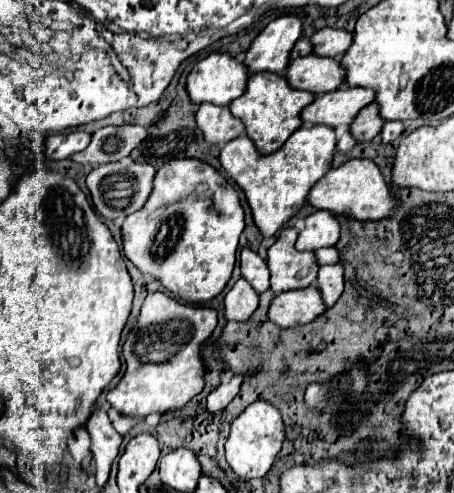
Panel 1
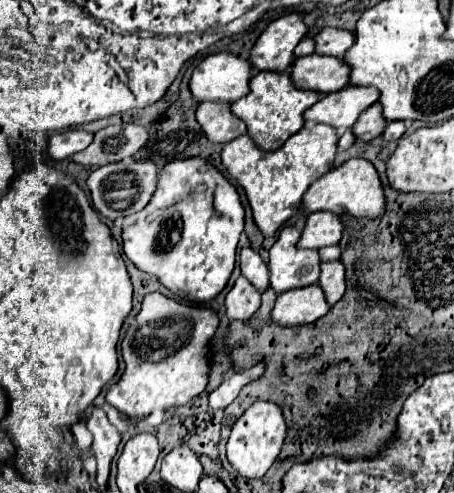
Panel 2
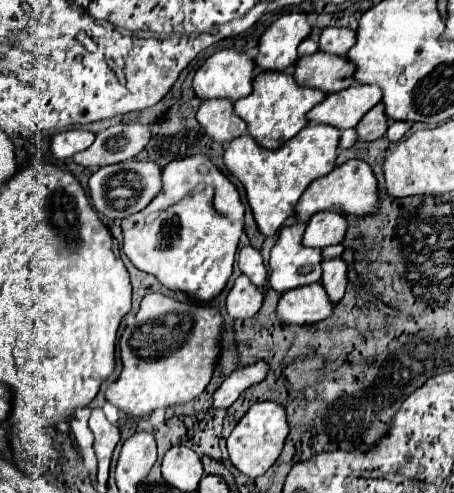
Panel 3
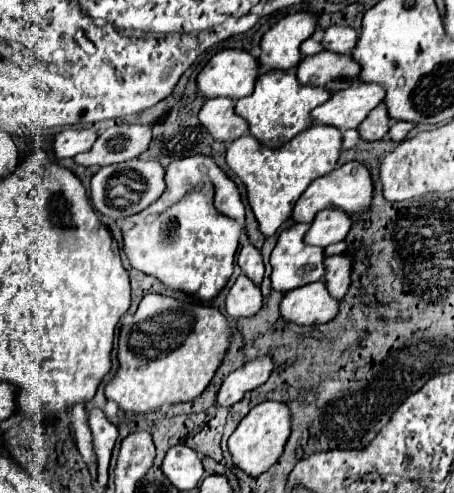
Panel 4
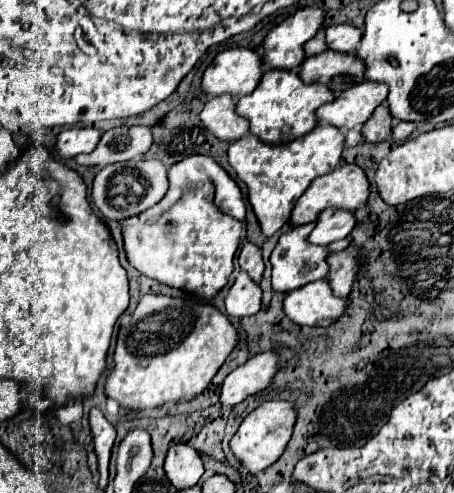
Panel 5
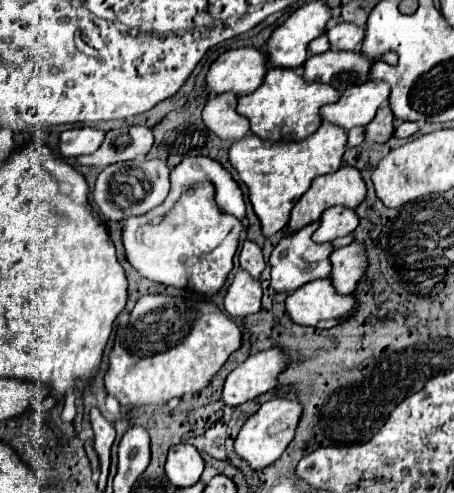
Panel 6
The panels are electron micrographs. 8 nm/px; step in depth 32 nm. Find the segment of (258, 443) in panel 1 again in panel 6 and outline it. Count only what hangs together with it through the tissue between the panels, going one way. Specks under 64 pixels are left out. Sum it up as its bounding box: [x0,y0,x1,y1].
[234,398,302,470]

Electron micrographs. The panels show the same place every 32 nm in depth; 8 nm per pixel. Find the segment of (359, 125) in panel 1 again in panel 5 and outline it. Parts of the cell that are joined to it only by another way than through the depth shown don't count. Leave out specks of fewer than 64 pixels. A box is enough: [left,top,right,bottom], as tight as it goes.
[362,104,392,142]

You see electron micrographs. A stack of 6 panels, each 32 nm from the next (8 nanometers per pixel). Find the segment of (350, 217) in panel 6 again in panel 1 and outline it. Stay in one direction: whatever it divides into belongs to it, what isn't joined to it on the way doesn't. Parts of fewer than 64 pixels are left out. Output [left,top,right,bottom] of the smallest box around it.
[298,210,340,250]

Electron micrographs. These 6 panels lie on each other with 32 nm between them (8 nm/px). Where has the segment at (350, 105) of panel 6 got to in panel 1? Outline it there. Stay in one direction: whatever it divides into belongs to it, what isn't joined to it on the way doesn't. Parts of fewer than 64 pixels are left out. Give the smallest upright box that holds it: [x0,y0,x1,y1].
[302,88,376,126]

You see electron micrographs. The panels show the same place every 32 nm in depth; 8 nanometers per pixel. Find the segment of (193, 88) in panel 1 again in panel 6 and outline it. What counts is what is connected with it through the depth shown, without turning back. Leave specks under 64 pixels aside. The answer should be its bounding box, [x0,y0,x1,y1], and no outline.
[206,46,268,96]

